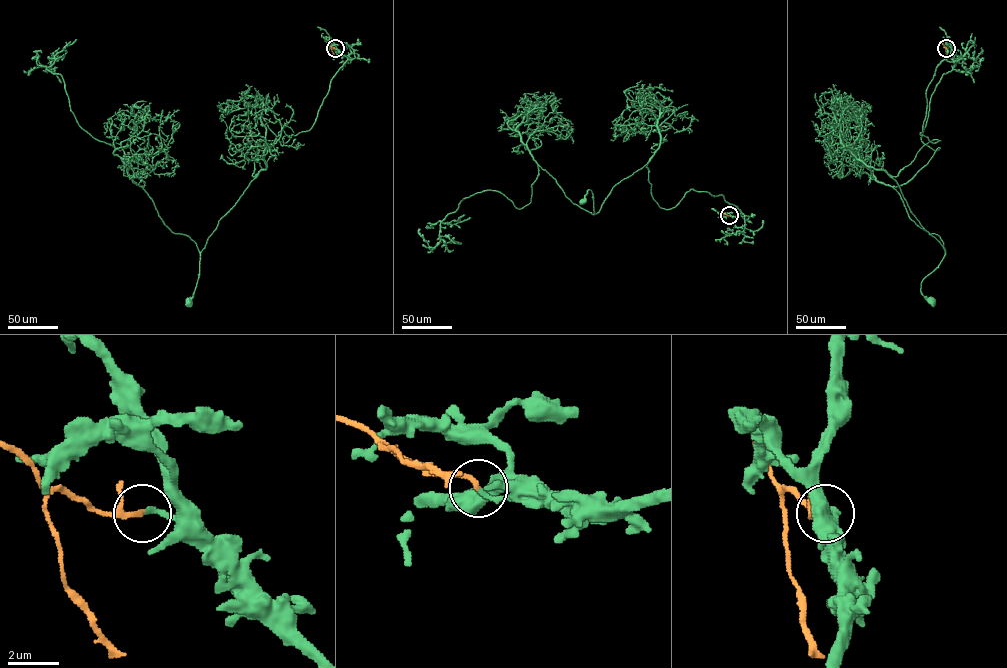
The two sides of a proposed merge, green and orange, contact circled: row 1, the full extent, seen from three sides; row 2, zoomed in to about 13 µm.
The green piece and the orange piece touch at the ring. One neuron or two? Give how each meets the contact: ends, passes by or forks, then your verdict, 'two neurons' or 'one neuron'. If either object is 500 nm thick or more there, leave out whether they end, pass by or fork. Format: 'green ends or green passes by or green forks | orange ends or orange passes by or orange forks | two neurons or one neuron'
green ends | orange passes by | one neuron

